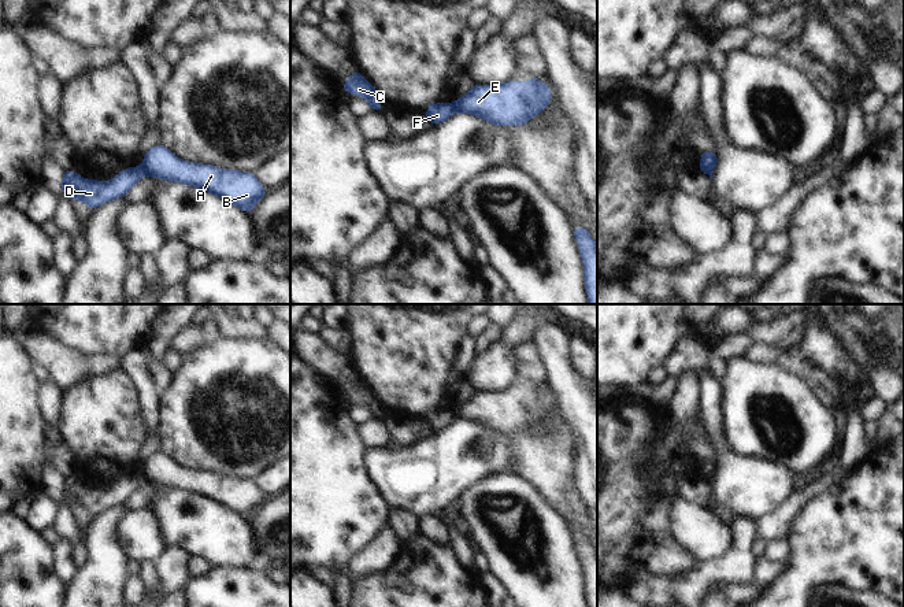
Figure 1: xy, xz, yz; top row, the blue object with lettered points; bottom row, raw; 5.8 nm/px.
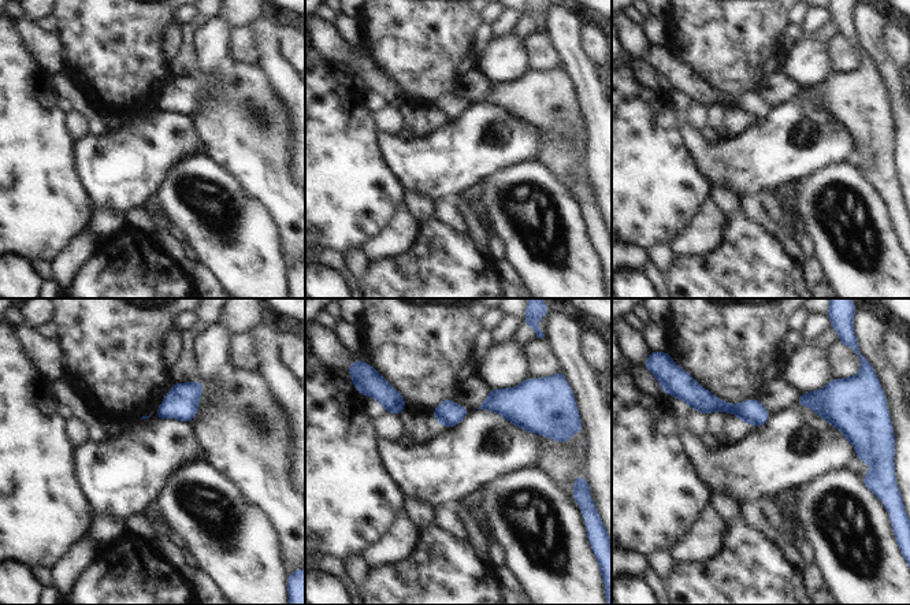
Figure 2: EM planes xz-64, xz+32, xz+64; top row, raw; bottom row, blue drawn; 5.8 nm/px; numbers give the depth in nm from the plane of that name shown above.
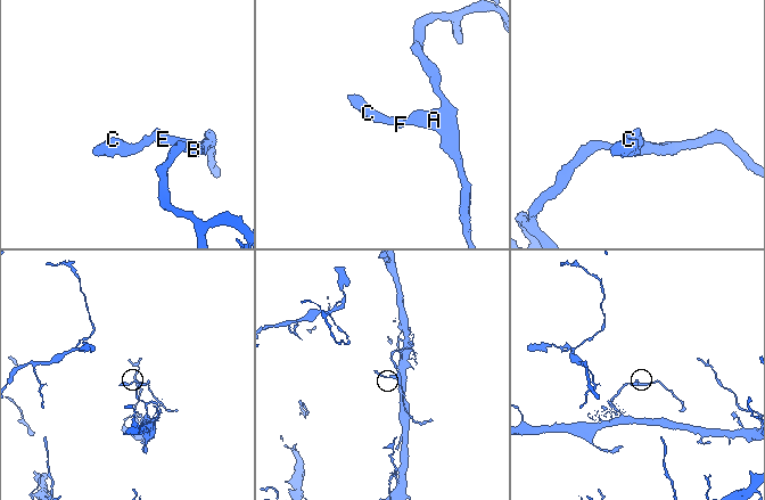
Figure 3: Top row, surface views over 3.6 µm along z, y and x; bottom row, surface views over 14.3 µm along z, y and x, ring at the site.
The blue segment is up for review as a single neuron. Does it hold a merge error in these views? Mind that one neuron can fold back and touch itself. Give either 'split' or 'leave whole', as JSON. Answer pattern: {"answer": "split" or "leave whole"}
{"answer": "split"}

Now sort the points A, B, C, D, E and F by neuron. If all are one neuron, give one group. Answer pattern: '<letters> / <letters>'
A B E / C D F

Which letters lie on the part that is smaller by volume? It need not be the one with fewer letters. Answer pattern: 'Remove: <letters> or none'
Remove: C, D, F

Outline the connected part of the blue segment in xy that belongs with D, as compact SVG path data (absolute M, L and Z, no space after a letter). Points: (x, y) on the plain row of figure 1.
M130 474L115 482L108 489L97 486L88 488L73 477L63 478L63 503L78 506L85 510L90 517L100 514L103 510L123 504L125 500L147 481L144 474Z

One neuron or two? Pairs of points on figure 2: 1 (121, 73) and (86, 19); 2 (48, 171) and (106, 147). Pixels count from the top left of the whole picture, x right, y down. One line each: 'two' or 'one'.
1: one
2: two

